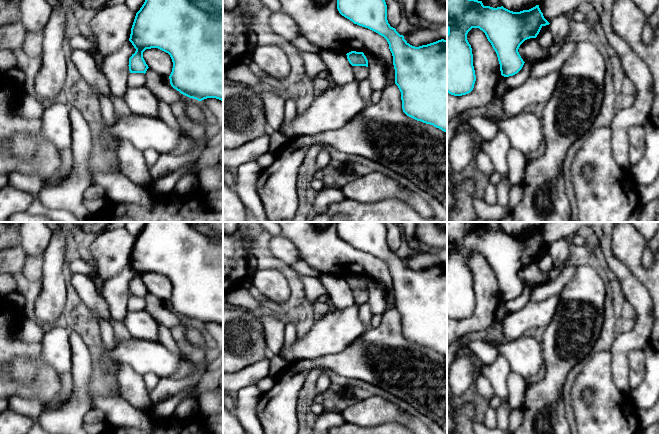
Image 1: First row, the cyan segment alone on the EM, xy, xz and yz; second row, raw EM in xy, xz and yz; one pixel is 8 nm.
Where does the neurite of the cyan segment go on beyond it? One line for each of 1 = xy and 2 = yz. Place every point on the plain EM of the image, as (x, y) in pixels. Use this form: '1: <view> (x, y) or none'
1: none
2: none

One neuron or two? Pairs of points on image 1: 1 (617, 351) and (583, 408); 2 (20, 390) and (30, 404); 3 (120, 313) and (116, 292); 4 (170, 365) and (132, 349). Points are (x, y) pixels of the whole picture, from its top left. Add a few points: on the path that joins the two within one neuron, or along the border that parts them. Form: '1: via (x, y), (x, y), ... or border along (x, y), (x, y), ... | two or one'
1: border along (609, 350), (611, 354), (612, 382), (614, 384) | two
2: border along (10, 396), (36, 398), (44, 408) | two
3: via (117, 308), (117, 297) | one
4: via (161, 361), (152, 356), (141, 355) | one

